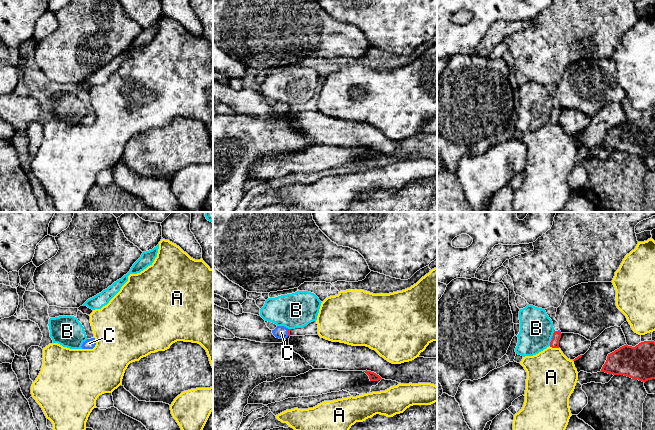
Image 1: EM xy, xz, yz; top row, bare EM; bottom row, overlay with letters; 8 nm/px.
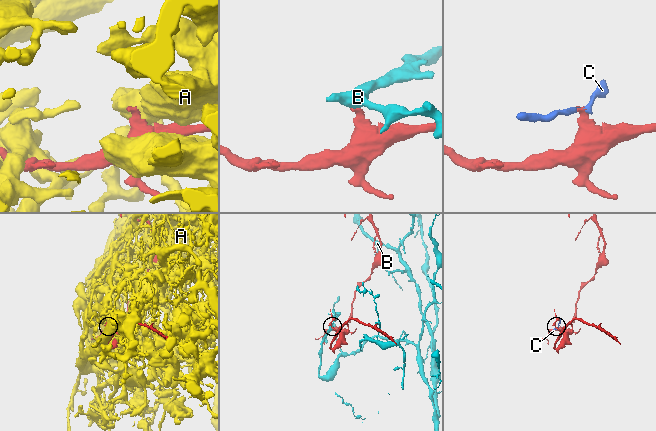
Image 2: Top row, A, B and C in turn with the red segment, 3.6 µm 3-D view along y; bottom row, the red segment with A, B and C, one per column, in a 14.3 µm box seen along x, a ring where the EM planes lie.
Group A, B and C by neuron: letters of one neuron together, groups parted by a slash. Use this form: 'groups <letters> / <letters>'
groups A / B / C

